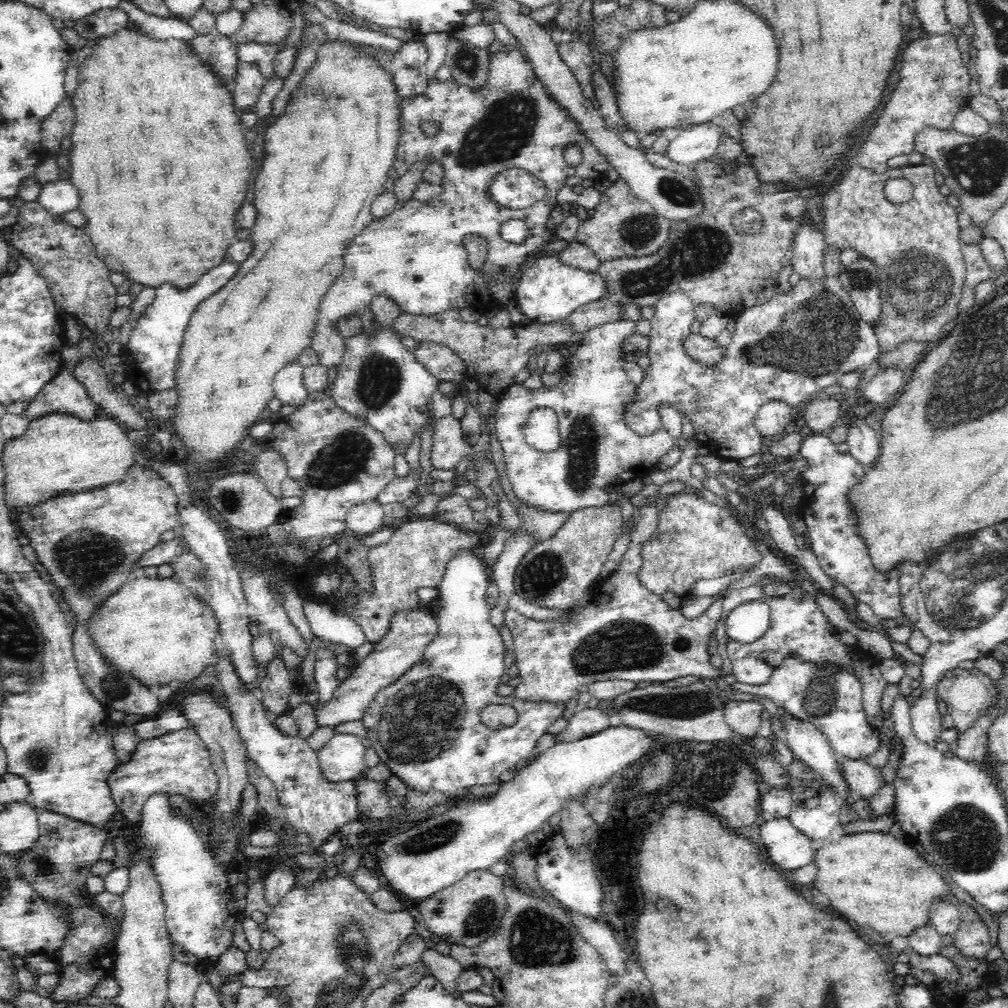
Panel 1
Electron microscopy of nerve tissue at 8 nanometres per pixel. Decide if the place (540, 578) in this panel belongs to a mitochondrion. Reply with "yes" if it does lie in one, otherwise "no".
yes

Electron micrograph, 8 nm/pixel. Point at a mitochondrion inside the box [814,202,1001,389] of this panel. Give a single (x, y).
(921, 285)

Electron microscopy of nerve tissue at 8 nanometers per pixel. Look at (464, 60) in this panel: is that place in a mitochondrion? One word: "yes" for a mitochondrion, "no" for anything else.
yes

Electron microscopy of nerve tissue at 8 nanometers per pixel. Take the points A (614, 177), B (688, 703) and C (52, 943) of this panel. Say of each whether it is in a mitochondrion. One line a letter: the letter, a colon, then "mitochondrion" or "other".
A: other
B: mitochondrion
C: other

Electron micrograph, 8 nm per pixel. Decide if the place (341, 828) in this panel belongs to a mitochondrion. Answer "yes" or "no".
no

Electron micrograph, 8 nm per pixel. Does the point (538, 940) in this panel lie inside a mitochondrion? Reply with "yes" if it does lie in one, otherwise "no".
yes

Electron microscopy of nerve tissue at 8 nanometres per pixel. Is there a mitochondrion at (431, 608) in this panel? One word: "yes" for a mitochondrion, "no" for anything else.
no

